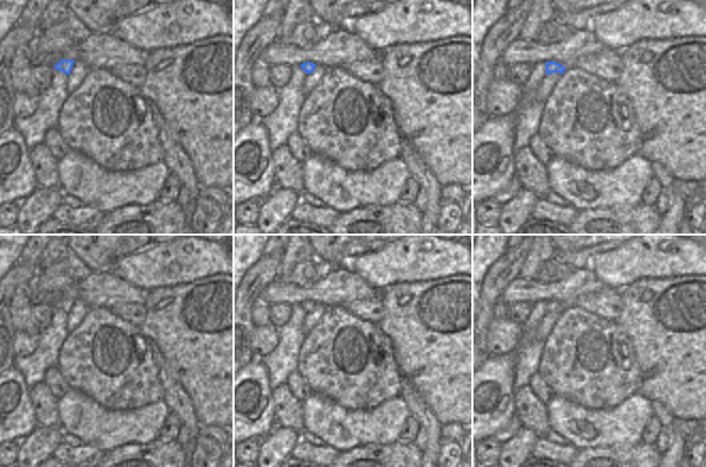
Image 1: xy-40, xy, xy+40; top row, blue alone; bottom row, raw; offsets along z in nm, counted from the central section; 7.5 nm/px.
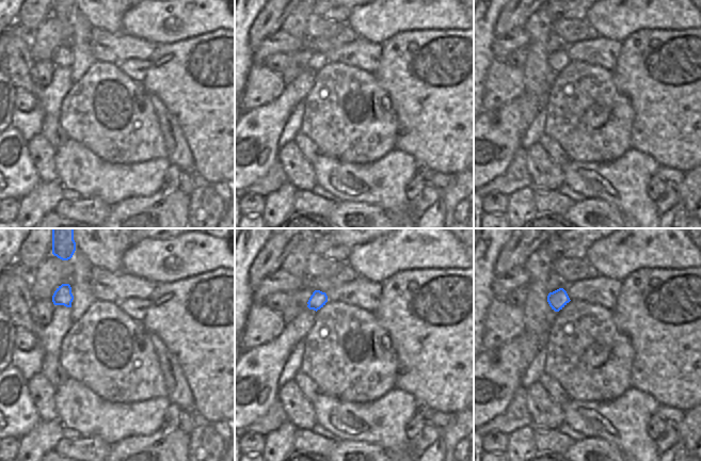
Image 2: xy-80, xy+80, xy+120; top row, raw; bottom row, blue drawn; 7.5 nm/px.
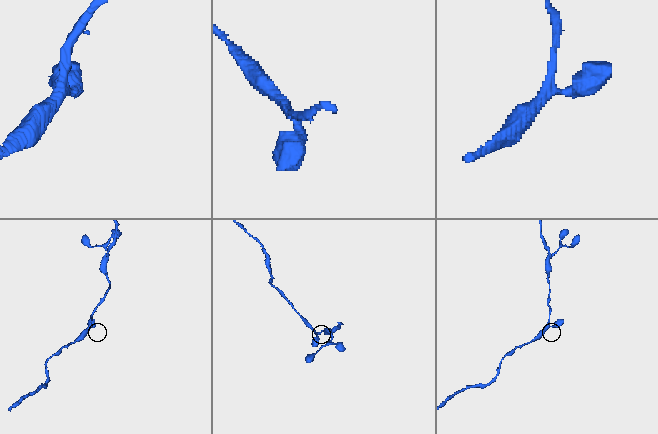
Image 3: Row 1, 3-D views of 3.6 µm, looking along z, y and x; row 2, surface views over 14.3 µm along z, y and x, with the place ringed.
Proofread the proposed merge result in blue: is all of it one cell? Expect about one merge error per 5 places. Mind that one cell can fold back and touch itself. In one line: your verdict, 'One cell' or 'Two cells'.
One cell.

